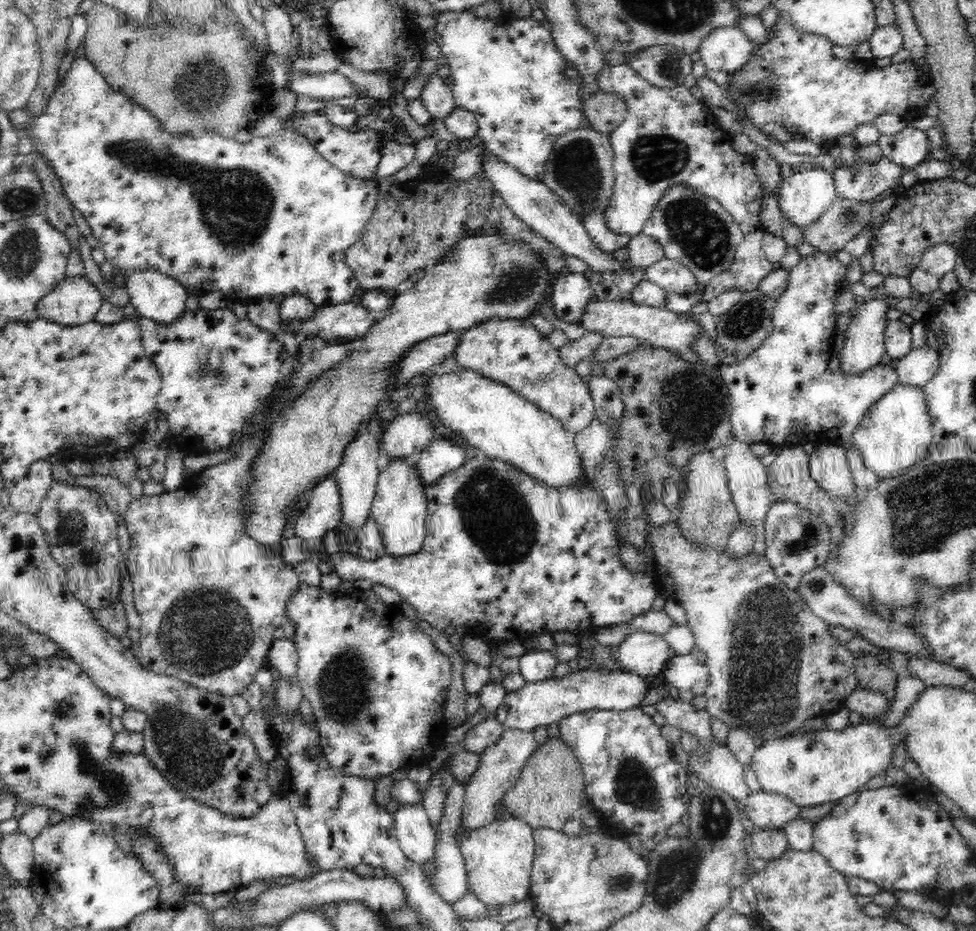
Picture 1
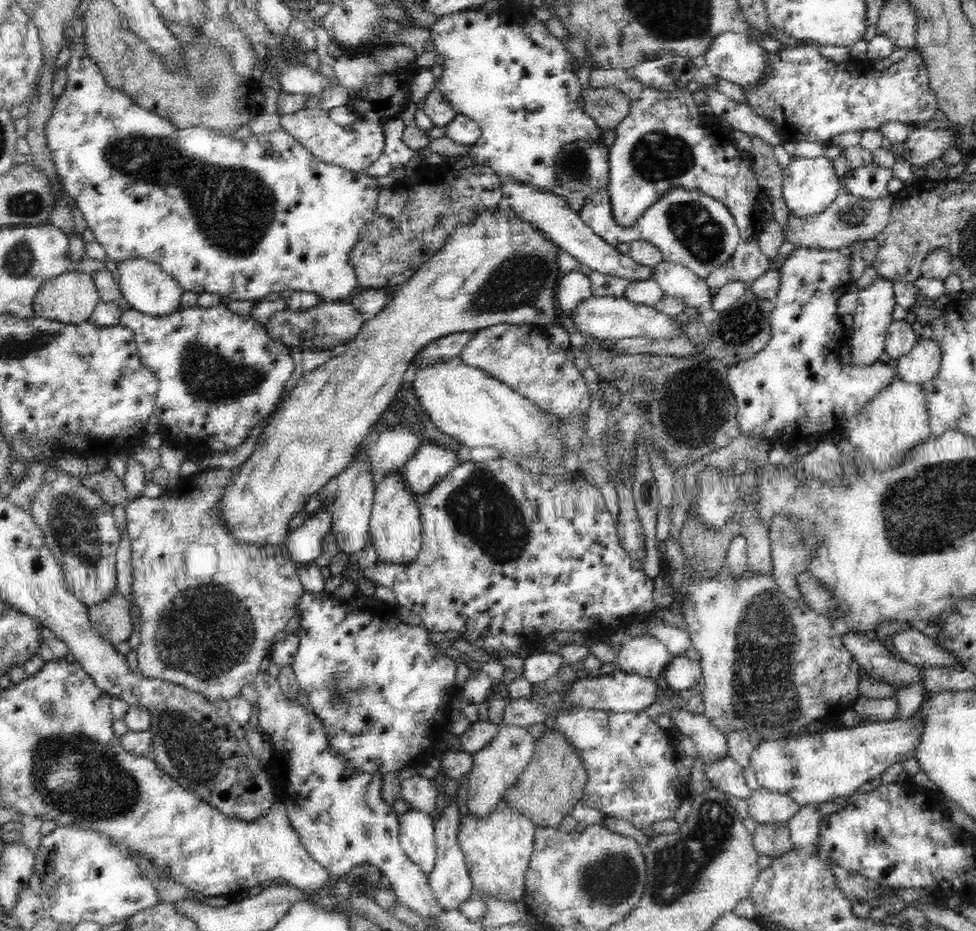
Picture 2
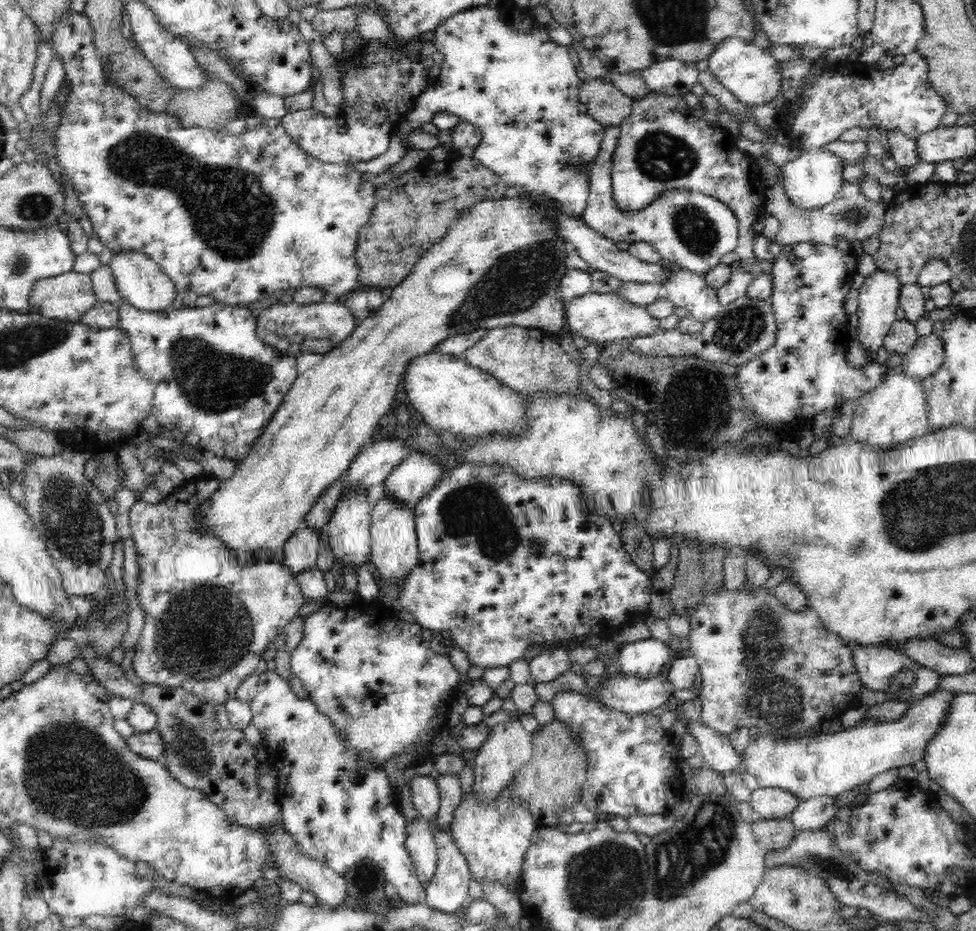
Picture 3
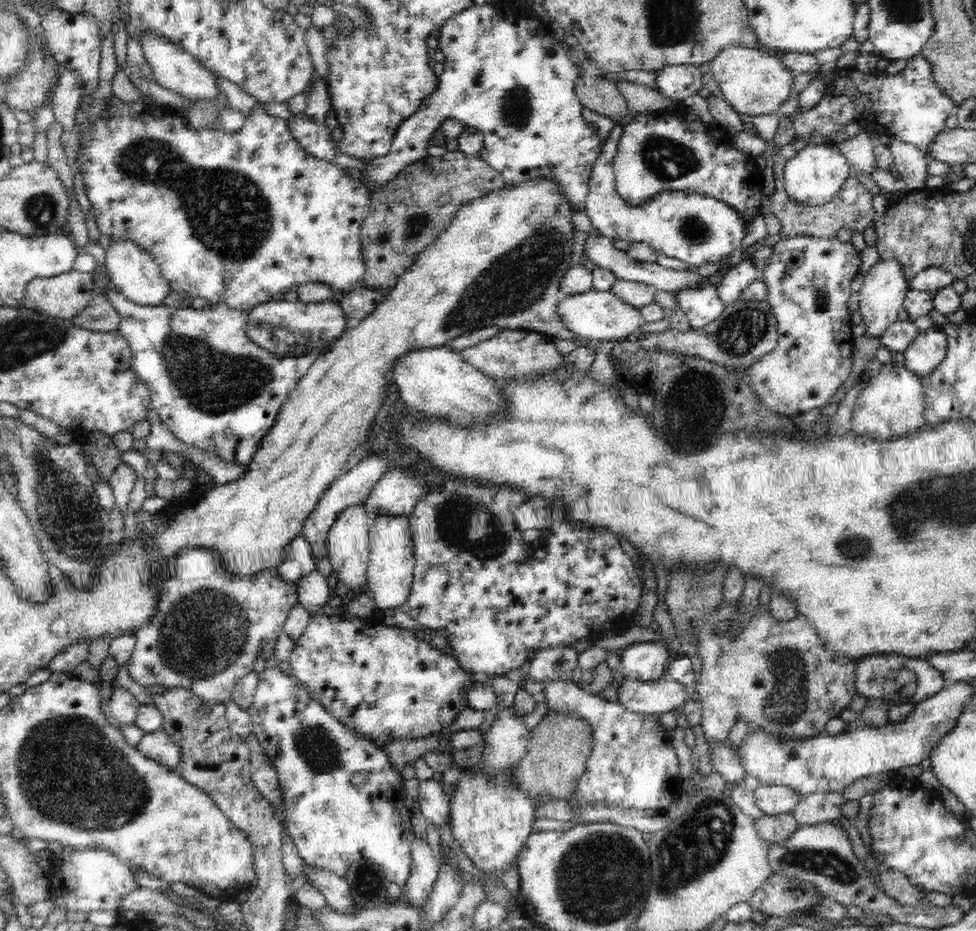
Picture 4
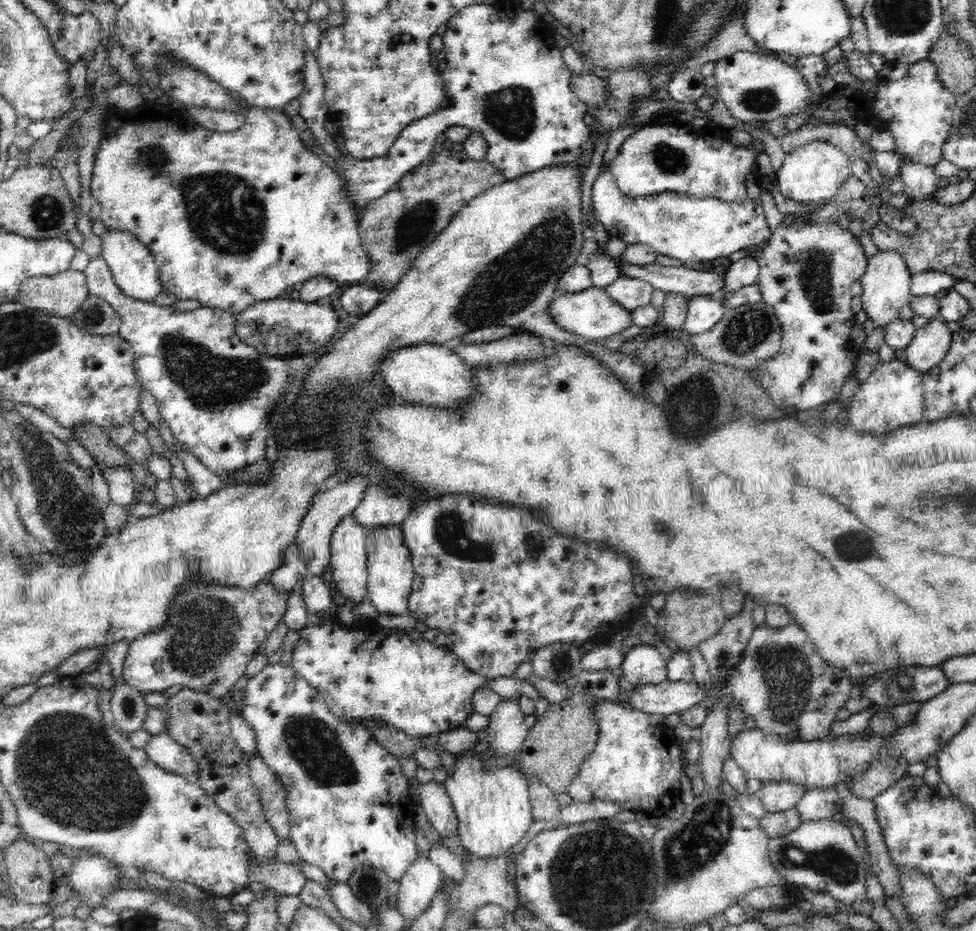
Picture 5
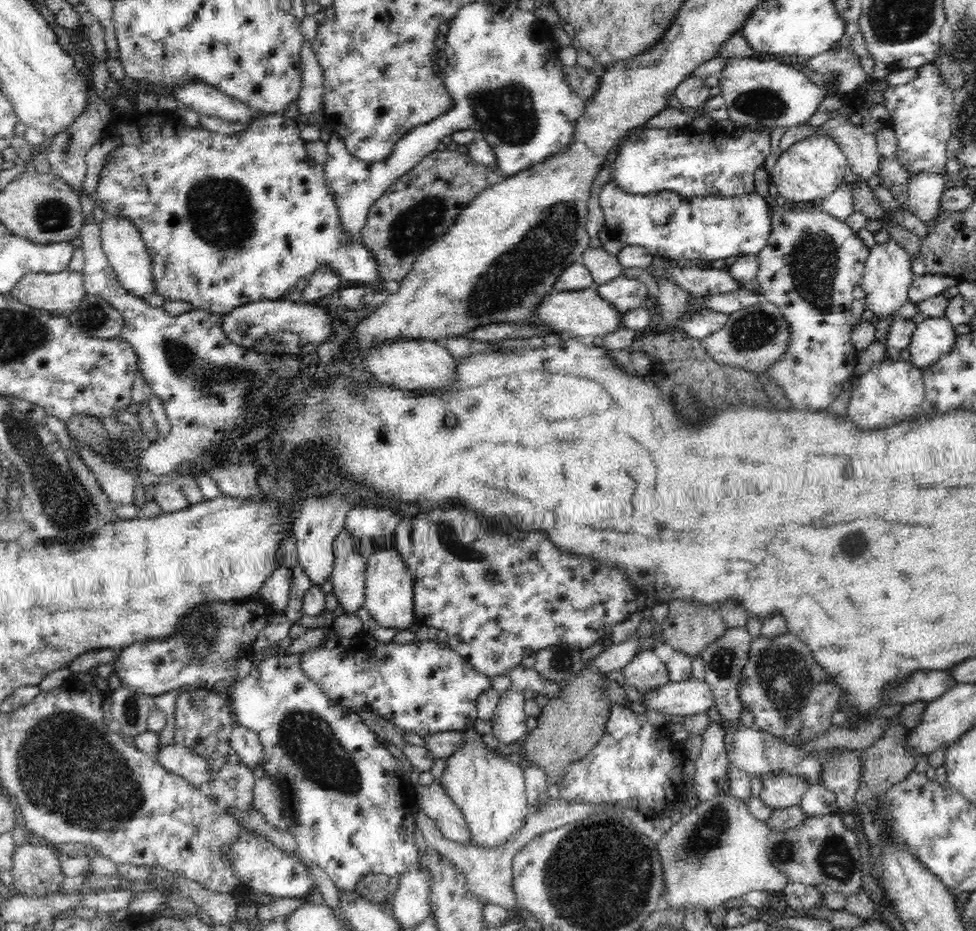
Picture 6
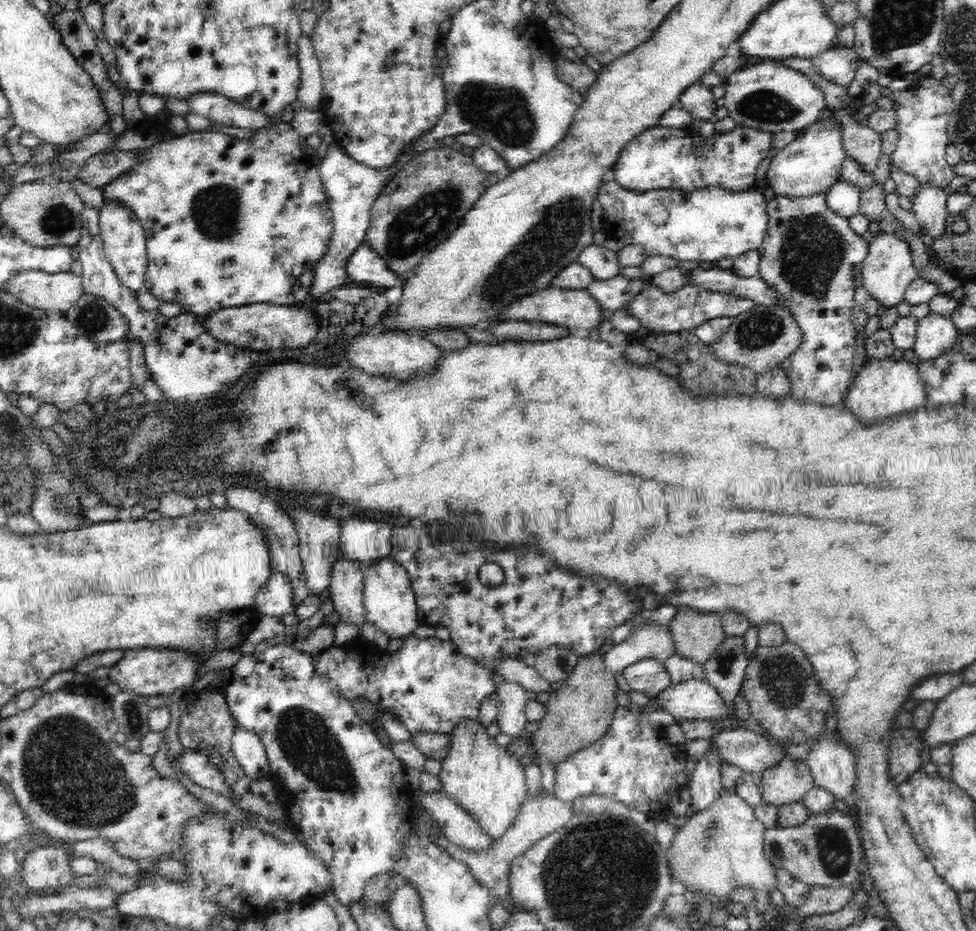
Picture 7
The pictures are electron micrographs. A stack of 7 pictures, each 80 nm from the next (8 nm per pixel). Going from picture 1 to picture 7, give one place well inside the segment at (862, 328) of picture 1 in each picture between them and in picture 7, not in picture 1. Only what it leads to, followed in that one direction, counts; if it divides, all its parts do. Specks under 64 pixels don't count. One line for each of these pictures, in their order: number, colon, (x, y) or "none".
2: (868, 326)
3: (878, 297)
4: (884, 288)
5: (886, 281)
6: (887, 277)
7: (888, 269)

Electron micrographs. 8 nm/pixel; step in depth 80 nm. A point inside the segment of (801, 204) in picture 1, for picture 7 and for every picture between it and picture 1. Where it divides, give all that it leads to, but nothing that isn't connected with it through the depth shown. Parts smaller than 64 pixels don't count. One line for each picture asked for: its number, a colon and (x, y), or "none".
2: (810, 184)
3: (811, 180)
4: (813, 177)
5: (812, 173)
6: (811, 169)
7: (811, 163)

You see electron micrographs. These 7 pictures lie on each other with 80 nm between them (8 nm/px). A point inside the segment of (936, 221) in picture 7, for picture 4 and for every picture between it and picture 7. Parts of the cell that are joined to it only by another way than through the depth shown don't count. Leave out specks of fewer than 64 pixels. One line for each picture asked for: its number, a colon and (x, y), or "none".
4: (911, 164)
5: (920, 182)
6: (924, 191)

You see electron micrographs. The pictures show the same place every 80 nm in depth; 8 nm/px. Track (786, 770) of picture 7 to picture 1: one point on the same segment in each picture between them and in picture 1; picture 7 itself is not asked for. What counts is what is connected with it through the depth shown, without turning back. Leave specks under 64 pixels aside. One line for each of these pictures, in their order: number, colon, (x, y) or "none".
1: (767, 811)
2: (764, 807)
3: (769, 803)
4: (771, 799)
5: (776, 796)
6: (781, 790)

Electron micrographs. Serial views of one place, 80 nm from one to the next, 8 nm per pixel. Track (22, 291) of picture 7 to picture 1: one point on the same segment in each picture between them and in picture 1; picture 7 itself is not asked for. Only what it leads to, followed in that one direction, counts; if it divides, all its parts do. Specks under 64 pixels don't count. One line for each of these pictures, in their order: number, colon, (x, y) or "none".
1: (74, 300)
2: (70, 298)
3: (67, 297)
4: (63, 297)
5: (62, 294)
6: (60, 293)

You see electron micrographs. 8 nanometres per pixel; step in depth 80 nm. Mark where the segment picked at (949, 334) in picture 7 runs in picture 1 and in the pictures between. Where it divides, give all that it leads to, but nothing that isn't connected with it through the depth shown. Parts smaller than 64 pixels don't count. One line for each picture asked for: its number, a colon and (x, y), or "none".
1: (917, 368)
2: (923, 363)
3: (925, 358)
4: (923, 356)
5: (929, 346)
6: (934, 337)

